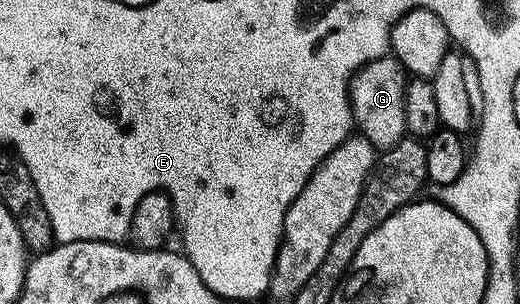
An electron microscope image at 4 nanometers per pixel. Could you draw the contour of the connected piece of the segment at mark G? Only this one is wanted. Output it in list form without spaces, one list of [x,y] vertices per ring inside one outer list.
[[[391,53],[366,63],[351,78],[349,98],[354,126],[363,130],[360,131],[362,138],[369,140],[376,149],[390,149],[404,138],[407,129],[405,93],[408,82],[409,75],[403,62]]]

